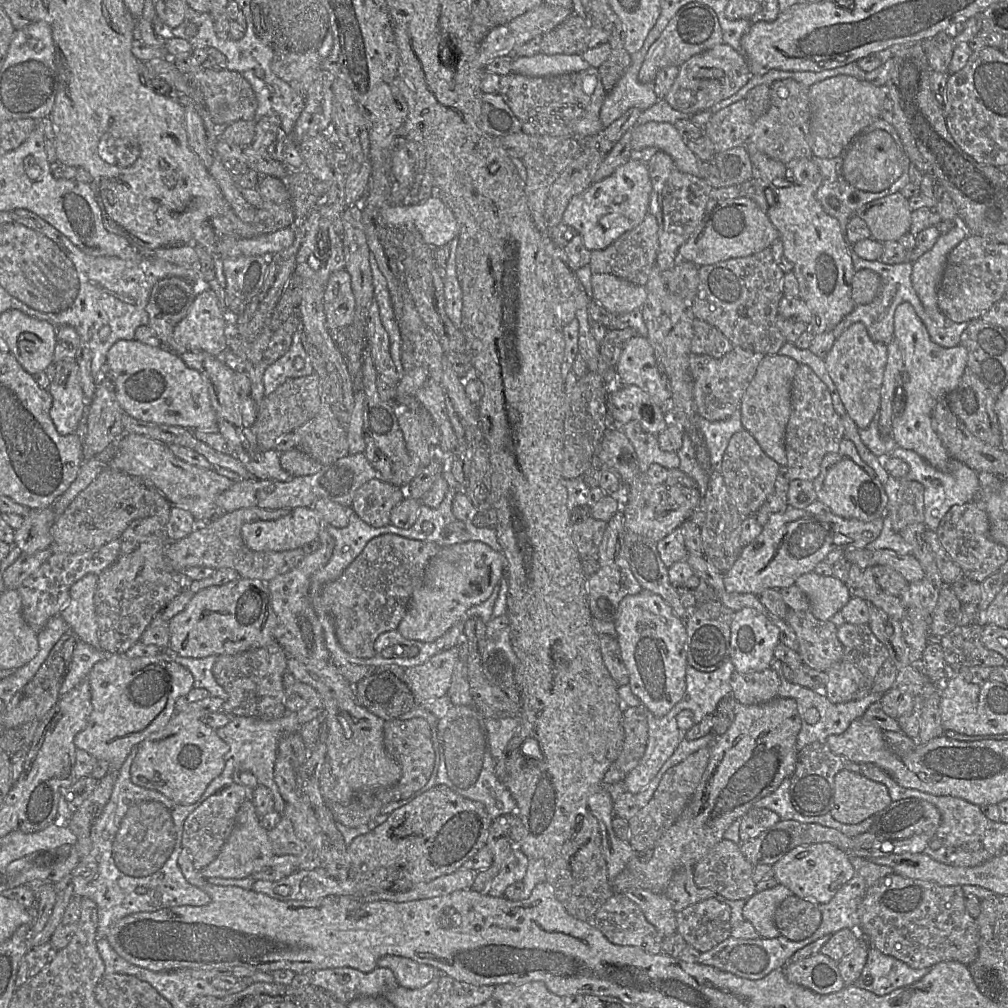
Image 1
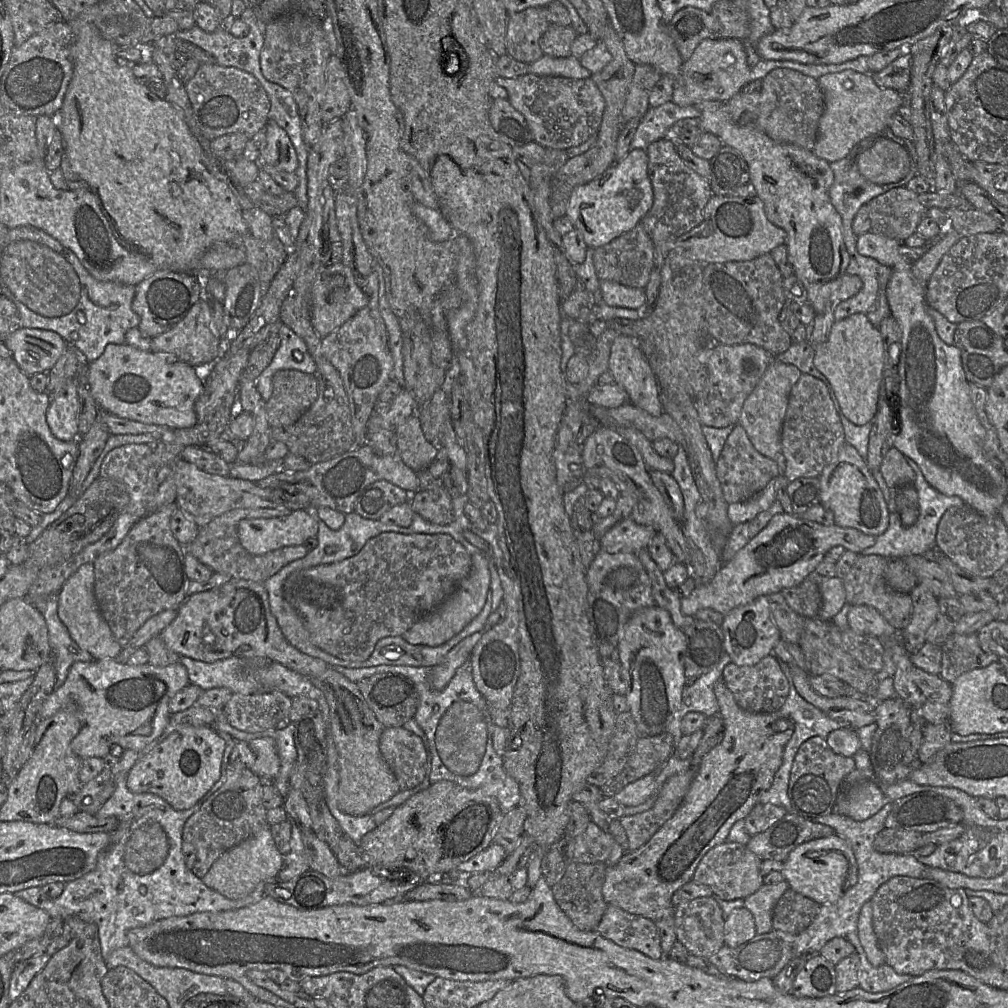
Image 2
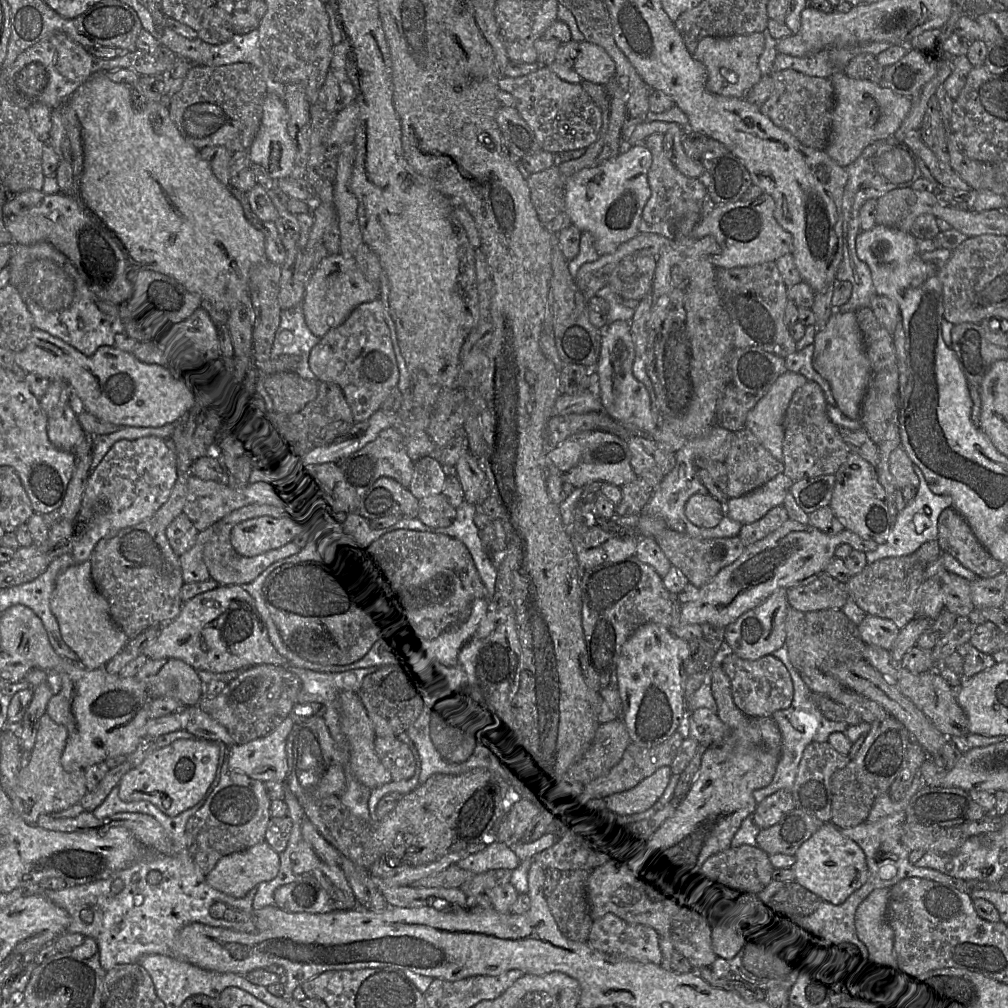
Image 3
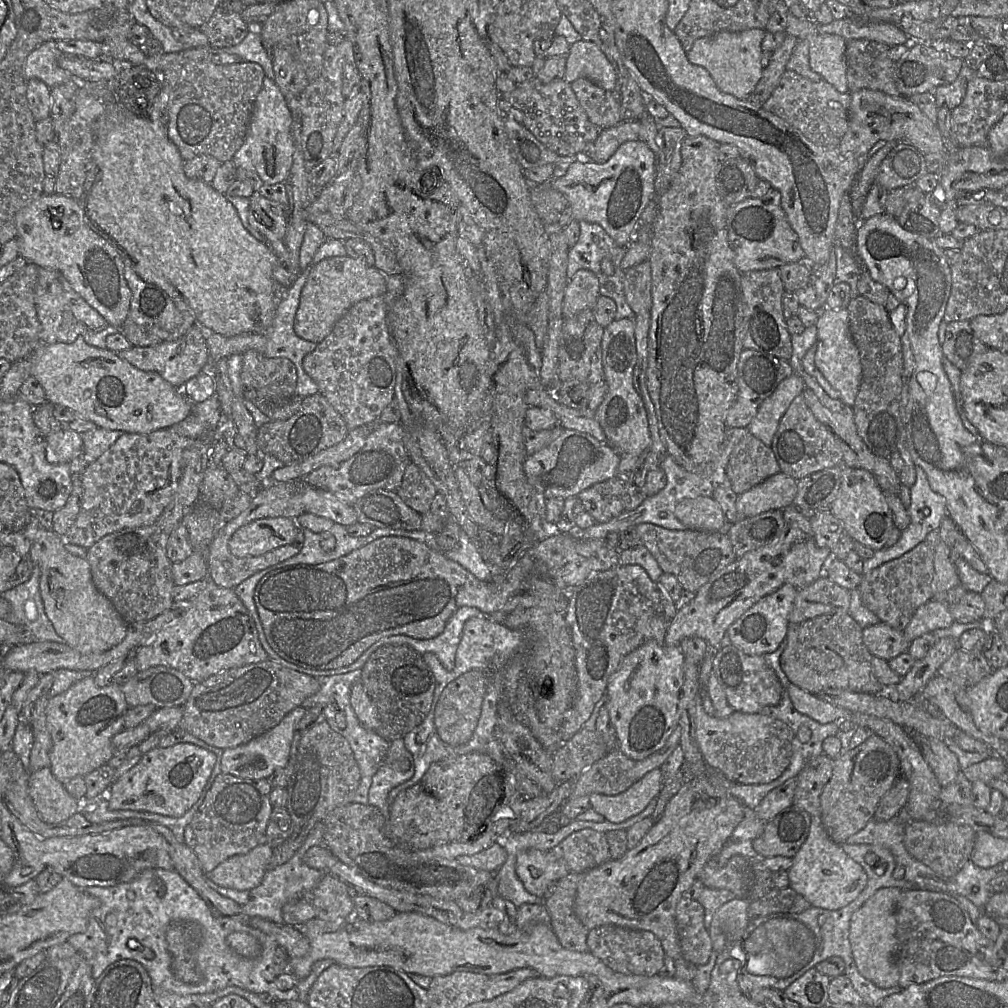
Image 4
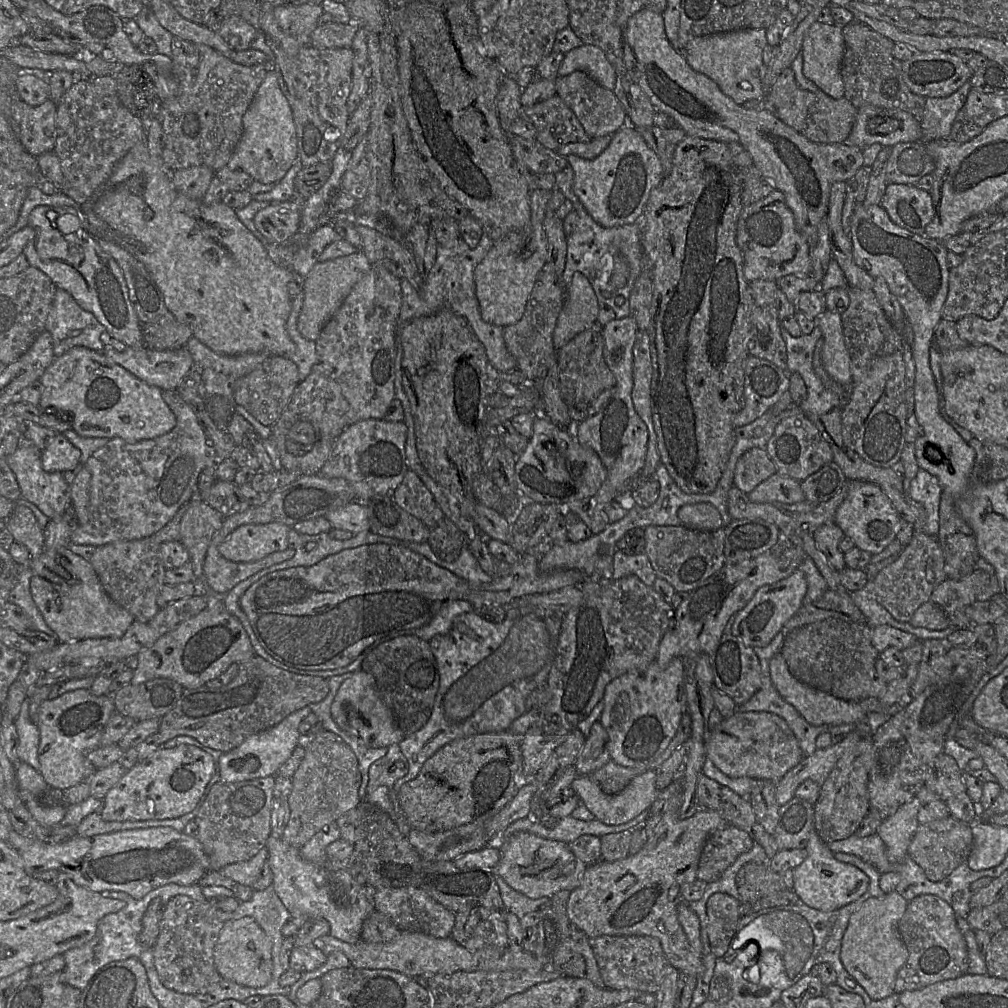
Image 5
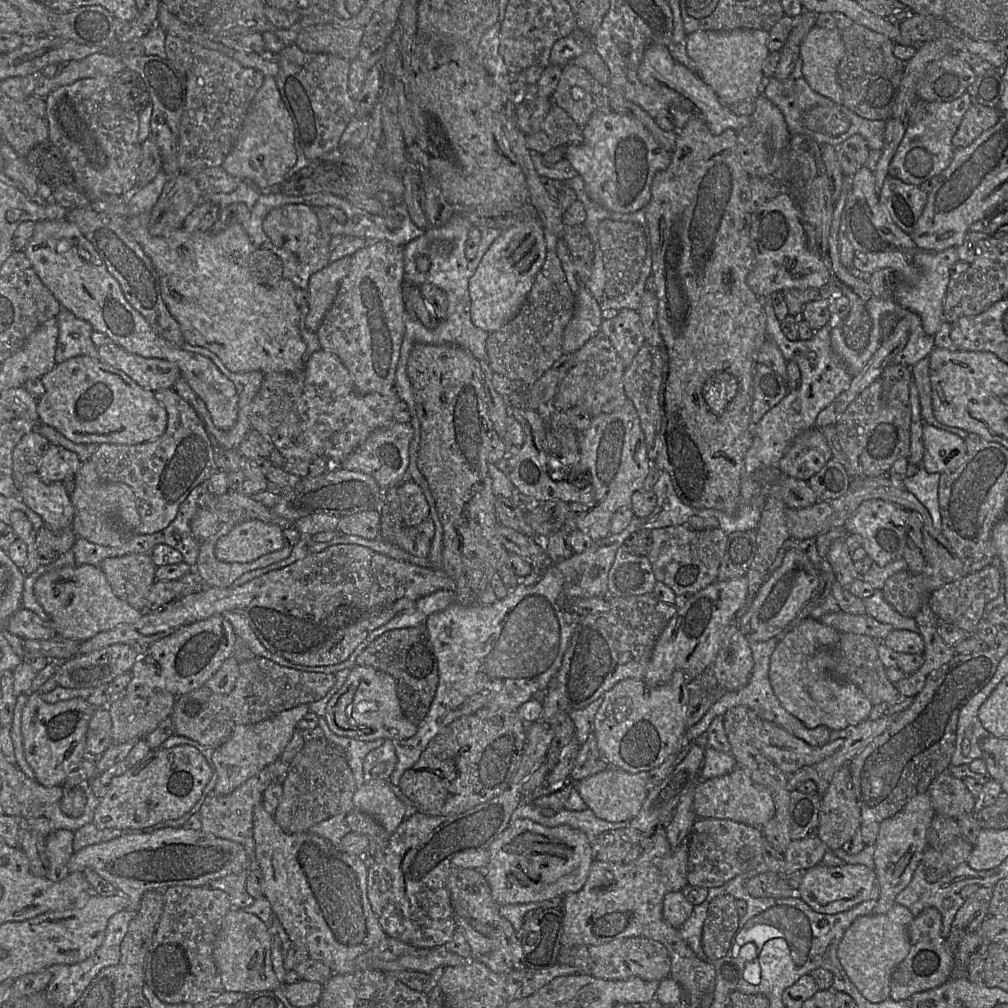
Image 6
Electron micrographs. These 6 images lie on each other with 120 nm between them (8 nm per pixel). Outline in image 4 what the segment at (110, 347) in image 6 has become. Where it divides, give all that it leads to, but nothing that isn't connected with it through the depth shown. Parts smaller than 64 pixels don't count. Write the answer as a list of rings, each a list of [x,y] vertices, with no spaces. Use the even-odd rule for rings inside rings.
[[[195,323],[183,336],[157,345],[138,347],[116,352],[136,368],[146,372],[157,372],[174,387],[182,388],[189,379],[196,376],[209,362],[209,349],[203,335],[203,328]]]

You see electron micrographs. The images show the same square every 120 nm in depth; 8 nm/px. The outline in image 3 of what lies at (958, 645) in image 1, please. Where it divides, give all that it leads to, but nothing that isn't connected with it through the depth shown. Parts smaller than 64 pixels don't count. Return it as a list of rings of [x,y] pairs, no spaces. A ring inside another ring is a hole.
[[[970,642],[959,646],[952,654],[938,662],[934,670],[954,689],[968,679],[995,664],[992,655],[978,651]]]

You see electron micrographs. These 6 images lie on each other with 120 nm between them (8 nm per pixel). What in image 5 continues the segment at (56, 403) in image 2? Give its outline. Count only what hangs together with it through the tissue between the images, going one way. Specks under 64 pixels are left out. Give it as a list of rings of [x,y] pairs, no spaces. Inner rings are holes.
[[[57,433],[42,451],[41,463],[46,472],[64,472],[80,464],[80,450],[62,433]]]

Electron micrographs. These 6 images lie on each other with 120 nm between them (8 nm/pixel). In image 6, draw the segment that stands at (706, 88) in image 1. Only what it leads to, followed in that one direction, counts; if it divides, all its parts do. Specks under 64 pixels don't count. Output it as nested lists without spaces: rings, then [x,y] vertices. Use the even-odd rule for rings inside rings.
[[[732,29],[726,31],[696,31],[687,38],[687,53],[694,61],[697,74],[729,106],[740,101],[754,102],[764,76],[763,63],[768,57],[769,31]]]

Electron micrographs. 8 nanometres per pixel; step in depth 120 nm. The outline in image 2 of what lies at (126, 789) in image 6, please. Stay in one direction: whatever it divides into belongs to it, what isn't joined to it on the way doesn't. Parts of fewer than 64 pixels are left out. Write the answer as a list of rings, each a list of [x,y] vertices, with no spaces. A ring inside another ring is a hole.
[[[173,725],[170,726],[173,729],[166,739],[155,745],[151,750],[146,753],[142,753],[139,760],[131,768],[127,775],[127,788],[132,793],[151,793],[164,799],[175,810],[187,810],[193,807],[199,799],[212,787],[212,785],[220,778],[221,760],[225,749],[225,741],[215,732],[211,726],[192,726],[192,725]]]

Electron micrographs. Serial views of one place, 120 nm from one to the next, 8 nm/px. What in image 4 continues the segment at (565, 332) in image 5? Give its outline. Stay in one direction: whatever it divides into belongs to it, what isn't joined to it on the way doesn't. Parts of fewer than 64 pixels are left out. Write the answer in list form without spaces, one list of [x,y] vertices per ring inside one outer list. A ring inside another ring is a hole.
[[[587,269],[578,270],[567,284],[562,310],[564,319],[584,310],[593,310],[600,296],[599,290],[600,282],[596,274]]]

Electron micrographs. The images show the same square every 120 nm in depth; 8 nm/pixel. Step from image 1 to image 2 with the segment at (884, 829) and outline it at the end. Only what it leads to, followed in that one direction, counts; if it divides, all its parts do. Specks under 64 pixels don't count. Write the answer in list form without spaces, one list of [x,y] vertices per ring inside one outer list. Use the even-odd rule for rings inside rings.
[[[920,792],[893,802],[884,825],[888,829],[928,833],[962,820],[963,811],[954,801],[934,792]]]

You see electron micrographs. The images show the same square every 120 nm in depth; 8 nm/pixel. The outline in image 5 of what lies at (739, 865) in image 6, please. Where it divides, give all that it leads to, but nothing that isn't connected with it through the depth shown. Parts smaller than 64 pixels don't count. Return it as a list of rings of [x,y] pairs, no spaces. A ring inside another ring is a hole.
[[[731,824],[711,833],[699,859],[697,879],[707,883],[718,880],[737,857],[753,846],[753,838]]]

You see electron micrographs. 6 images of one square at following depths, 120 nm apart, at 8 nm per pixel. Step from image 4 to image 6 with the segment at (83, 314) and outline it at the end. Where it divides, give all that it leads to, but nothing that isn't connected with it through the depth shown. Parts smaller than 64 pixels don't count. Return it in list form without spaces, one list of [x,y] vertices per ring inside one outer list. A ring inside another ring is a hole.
[[[61,307],[55,318],[58,322],[58,338],[55,351],[56,364],[80,355],[98,358],[97,347],[91,340],[93,328],[87,321],[77,318],[73,313],[63,307]]]

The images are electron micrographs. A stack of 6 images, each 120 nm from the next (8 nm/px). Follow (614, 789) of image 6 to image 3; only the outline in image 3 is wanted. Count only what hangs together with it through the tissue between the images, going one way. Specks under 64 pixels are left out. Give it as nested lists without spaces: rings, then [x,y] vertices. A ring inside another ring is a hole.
[[[669,766],[660,767],[632,789],[606,797],[605,810],[614,816],[633,816],[649,809],[663,794],[671,774]]]

